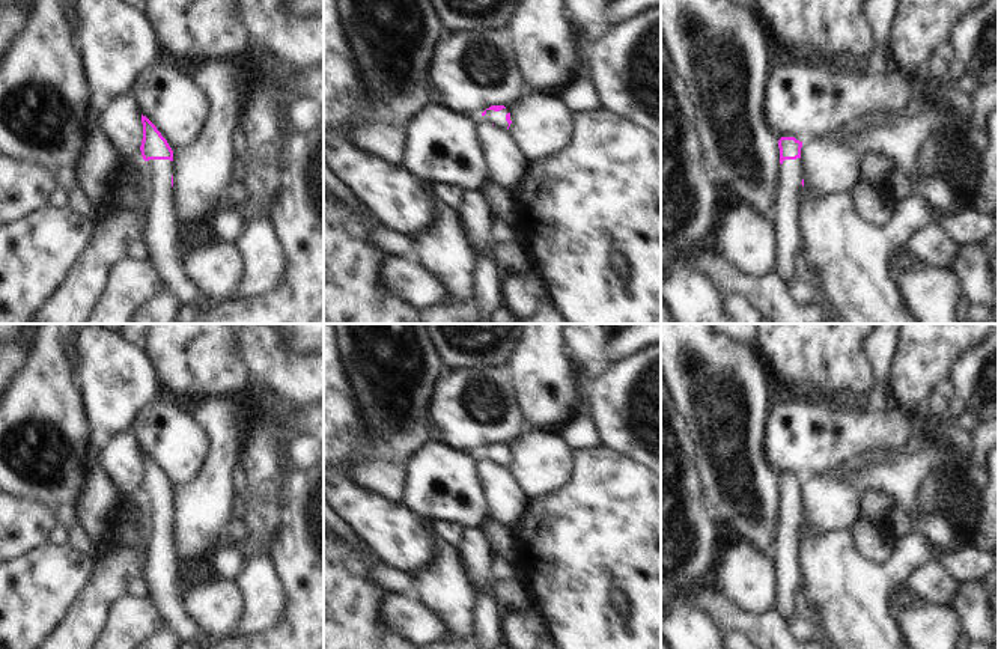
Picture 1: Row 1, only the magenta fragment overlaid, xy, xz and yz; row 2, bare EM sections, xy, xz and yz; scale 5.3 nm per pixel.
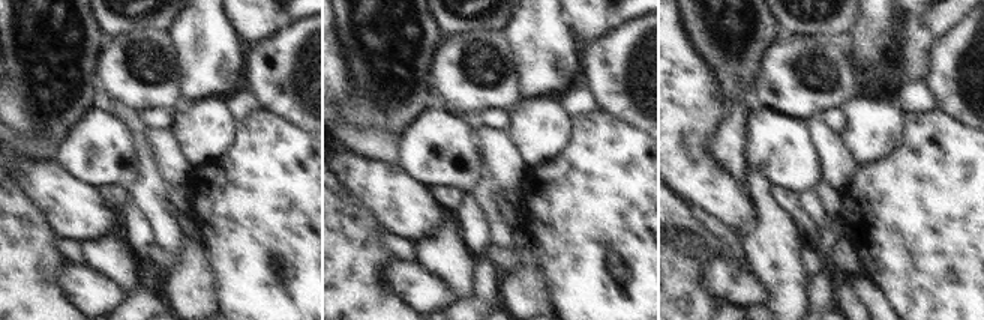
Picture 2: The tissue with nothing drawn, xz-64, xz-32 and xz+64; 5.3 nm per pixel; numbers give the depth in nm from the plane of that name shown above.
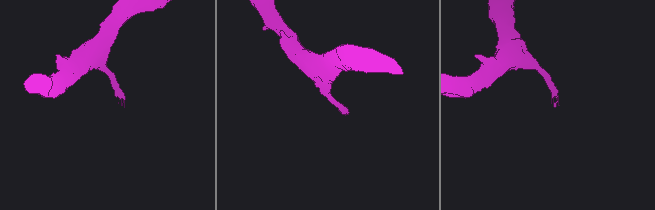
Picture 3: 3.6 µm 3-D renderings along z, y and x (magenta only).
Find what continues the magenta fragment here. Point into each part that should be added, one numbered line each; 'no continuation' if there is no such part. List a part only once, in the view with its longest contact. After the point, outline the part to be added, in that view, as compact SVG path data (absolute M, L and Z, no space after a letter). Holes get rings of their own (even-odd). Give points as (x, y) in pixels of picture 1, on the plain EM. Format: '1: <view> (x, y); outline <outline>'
1: xz (497, 455); outline M503 446L500 449L494 449L494 447L486 447L486 452L483 453L483 456L489 461L494 461L495 464L500 464L503 467L507 467L509 461L506 458L506 452L509 450L509 446Z

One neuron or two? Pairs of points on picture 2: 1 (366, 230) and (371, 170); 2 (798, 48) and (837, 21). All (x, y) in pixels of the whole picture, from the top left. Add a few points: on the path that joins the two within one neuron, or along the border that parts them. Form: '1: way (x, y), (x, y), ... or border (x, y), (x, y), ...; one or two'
1: border (347, 190), (362, 202), (386, 230); two
2: border (792, 33), (845, 35); two

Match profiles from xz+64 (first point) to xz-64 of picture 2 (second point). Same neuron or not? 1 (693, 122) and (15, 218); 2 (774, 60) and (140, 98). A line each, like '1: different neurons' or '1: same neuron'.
1: different neurons
2: same neuron

